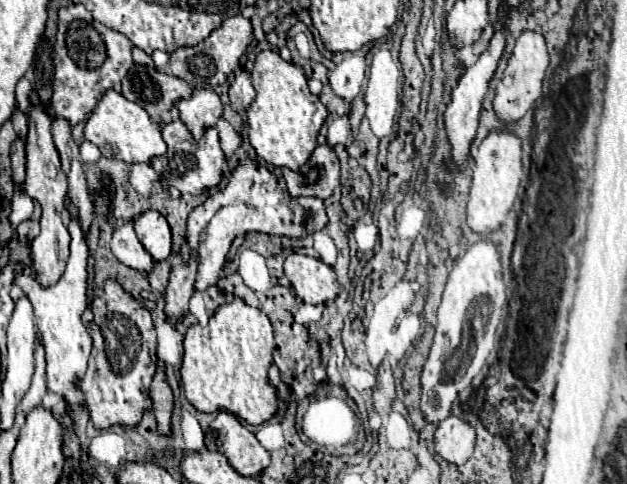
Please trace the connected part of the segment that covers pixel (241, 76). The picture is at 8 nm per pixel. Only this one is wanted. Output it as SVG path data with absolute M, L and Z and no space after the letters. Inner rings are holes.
M239 71L235 75L235 81L233 81L231 89L229 89L229 99L231 99L231 107L239 115L247 113L249 105L255 99L255 89L253 89L253 83L251 83L251 75L247 71Z

